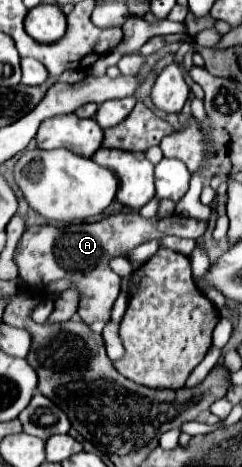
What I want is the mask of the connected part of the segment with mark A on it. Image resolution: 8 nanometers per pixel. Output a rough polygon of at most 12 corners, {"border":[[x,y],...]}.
{"border":[[118,213],[24,231],[24,285],[70,279],[86,325],[110,321],[120,277],[108,261],[208,223]]}

